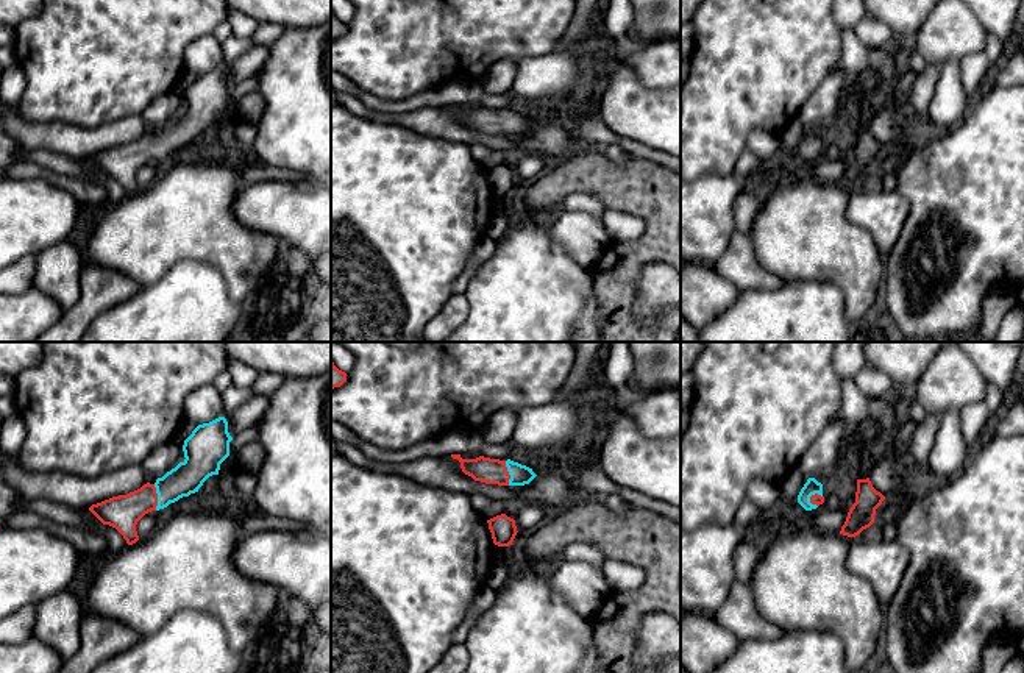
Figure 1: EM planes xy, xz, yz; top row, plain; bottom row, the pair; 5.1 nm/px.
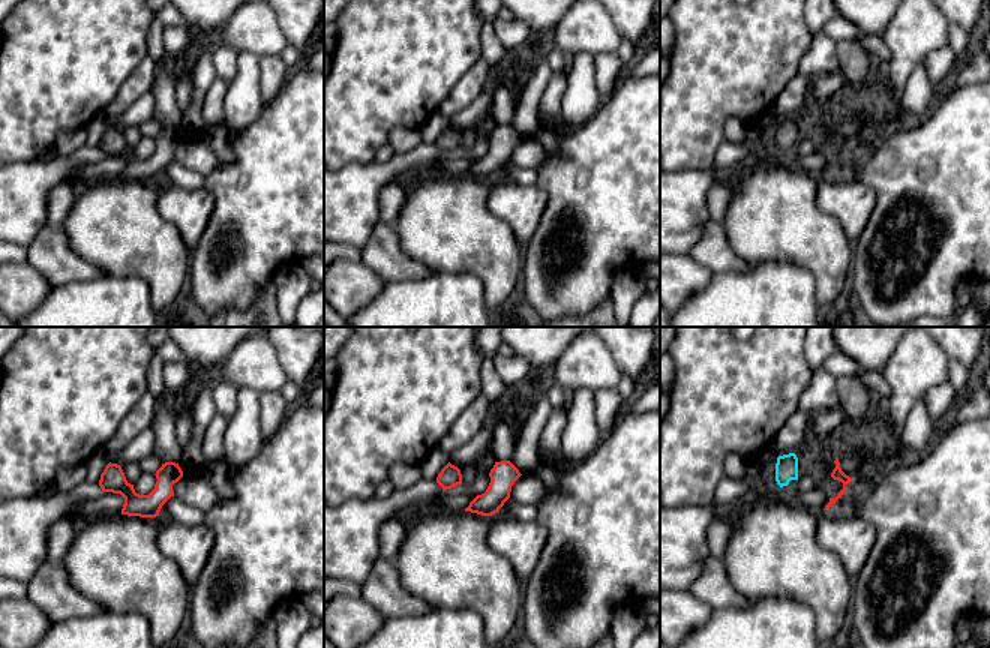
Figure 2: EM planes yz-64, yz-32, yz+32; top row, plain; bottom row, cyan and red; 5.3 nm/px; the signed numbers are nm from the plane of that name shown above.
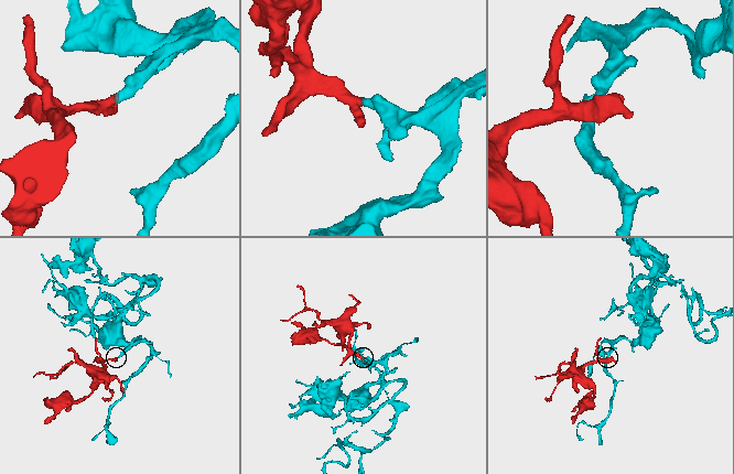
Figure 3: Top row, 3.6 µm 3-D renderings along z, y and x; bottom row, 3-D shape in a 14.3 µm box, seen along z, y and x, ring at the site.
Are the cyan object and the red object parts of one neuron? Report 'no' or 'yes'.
yes

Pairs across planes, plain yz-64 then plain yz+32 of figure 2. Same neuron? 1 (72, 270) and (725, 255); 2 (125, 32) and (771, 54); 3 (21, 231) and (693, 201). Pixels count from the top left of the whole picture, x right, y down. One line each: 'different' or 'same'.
1: same
2: same
3: same

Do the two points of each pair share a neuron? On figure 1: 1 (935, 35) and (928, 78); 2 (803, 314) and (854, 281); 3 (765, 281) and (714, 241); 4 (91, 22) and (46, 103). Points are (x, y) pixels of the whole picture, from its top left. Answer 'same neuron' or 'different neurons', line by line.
1: same neuron
2: different neurons
3: different neurons
4: same neuron

